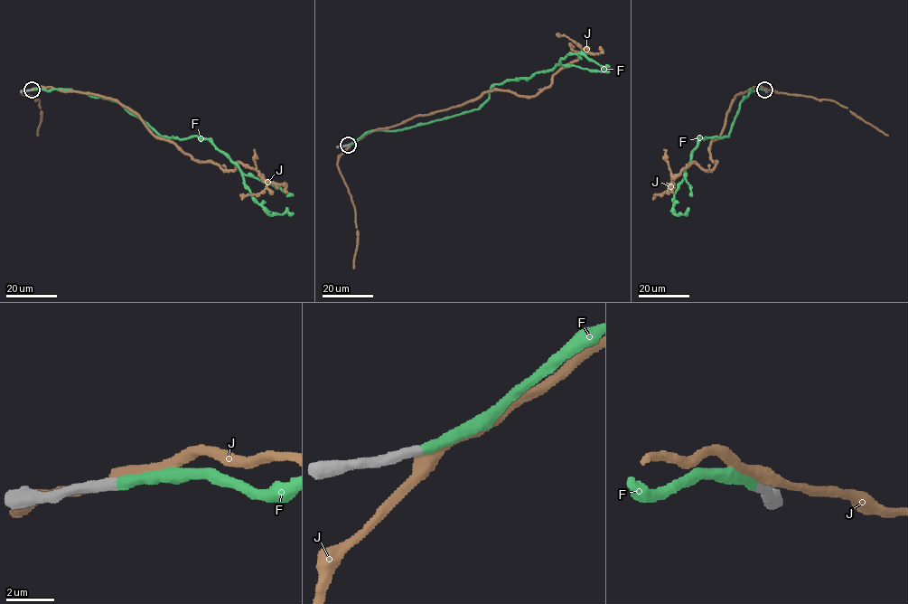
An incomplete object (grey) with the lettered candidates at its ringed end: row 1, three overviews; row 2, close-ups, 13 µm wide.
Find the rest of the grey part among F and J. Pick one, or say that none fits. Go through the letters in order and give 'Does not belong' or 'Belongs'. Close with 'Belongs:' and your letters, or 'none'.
F: Belongs
J: Does not belong
Belongs: F

